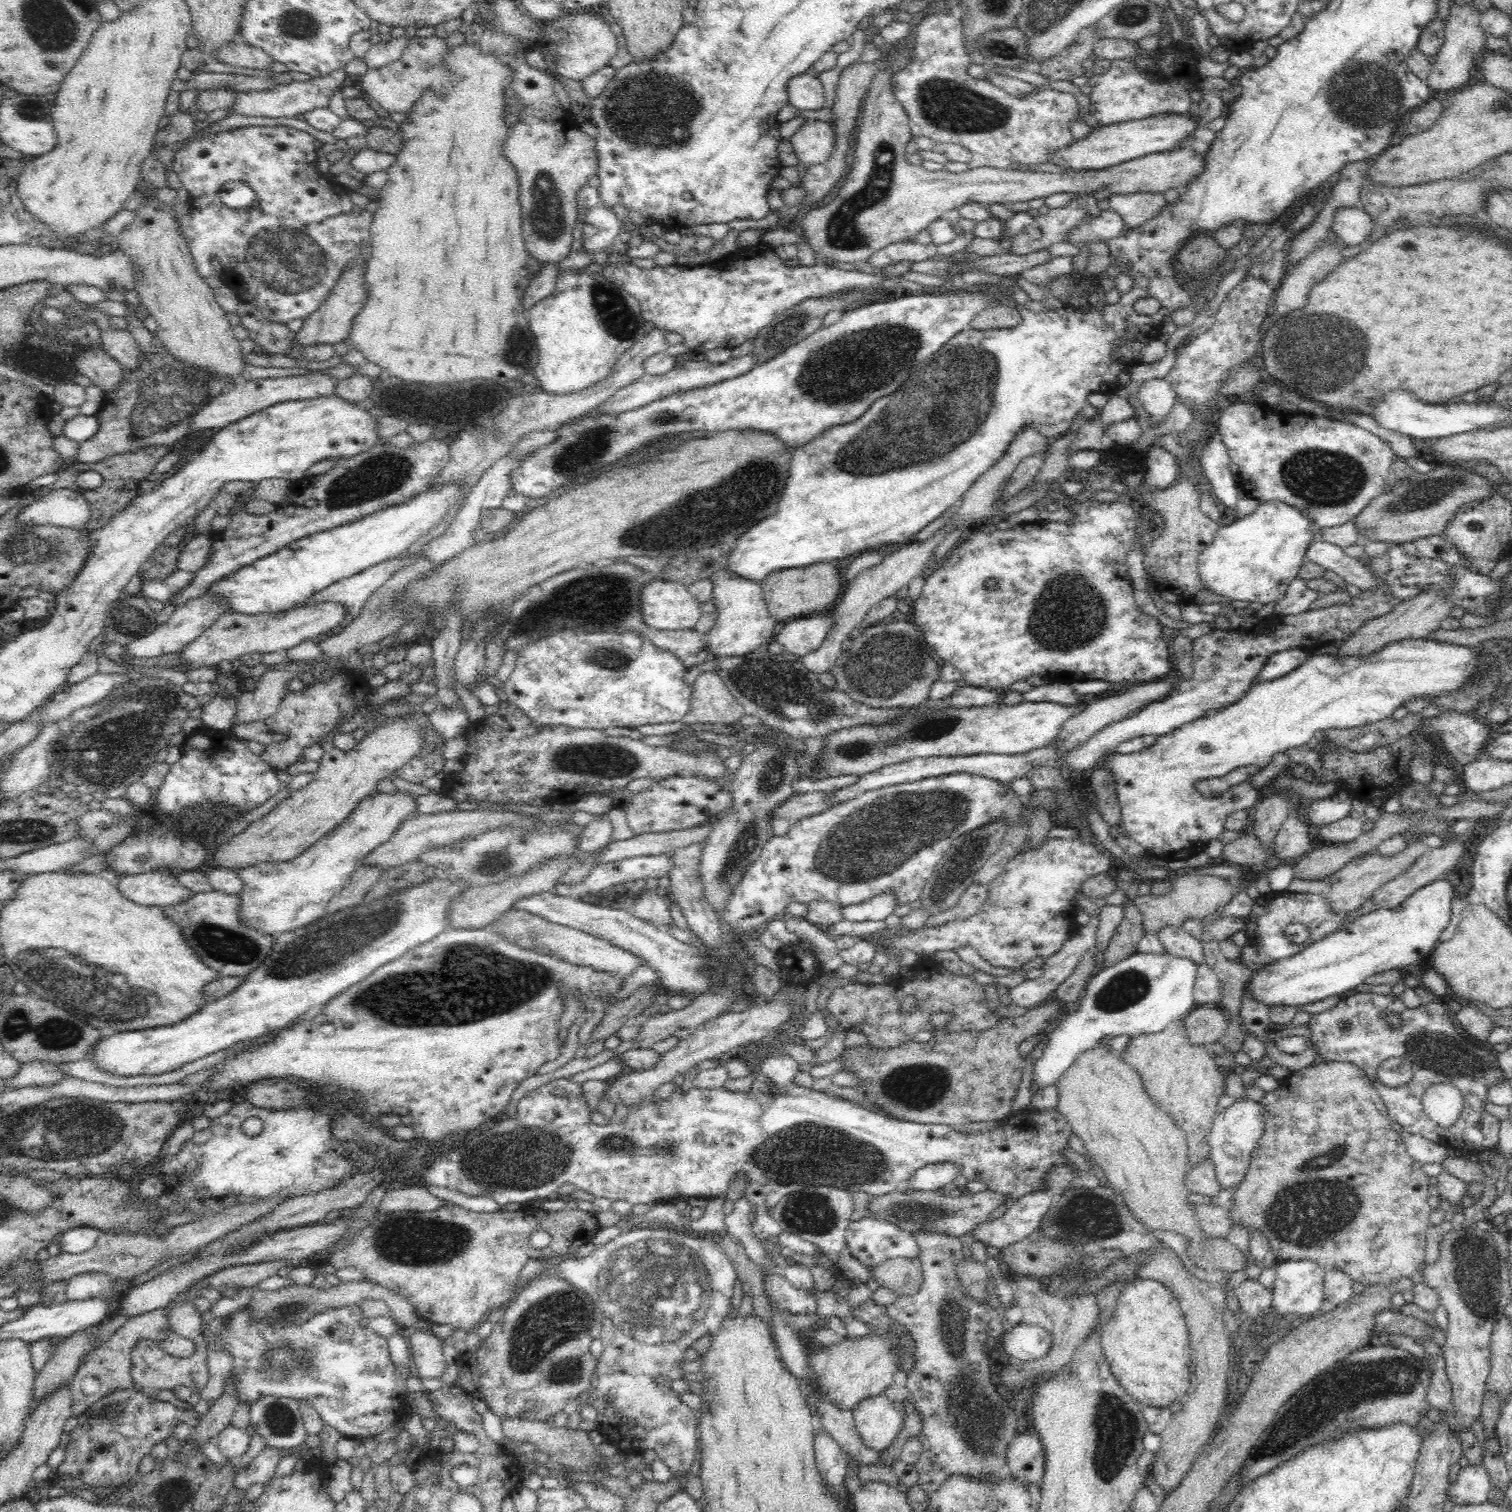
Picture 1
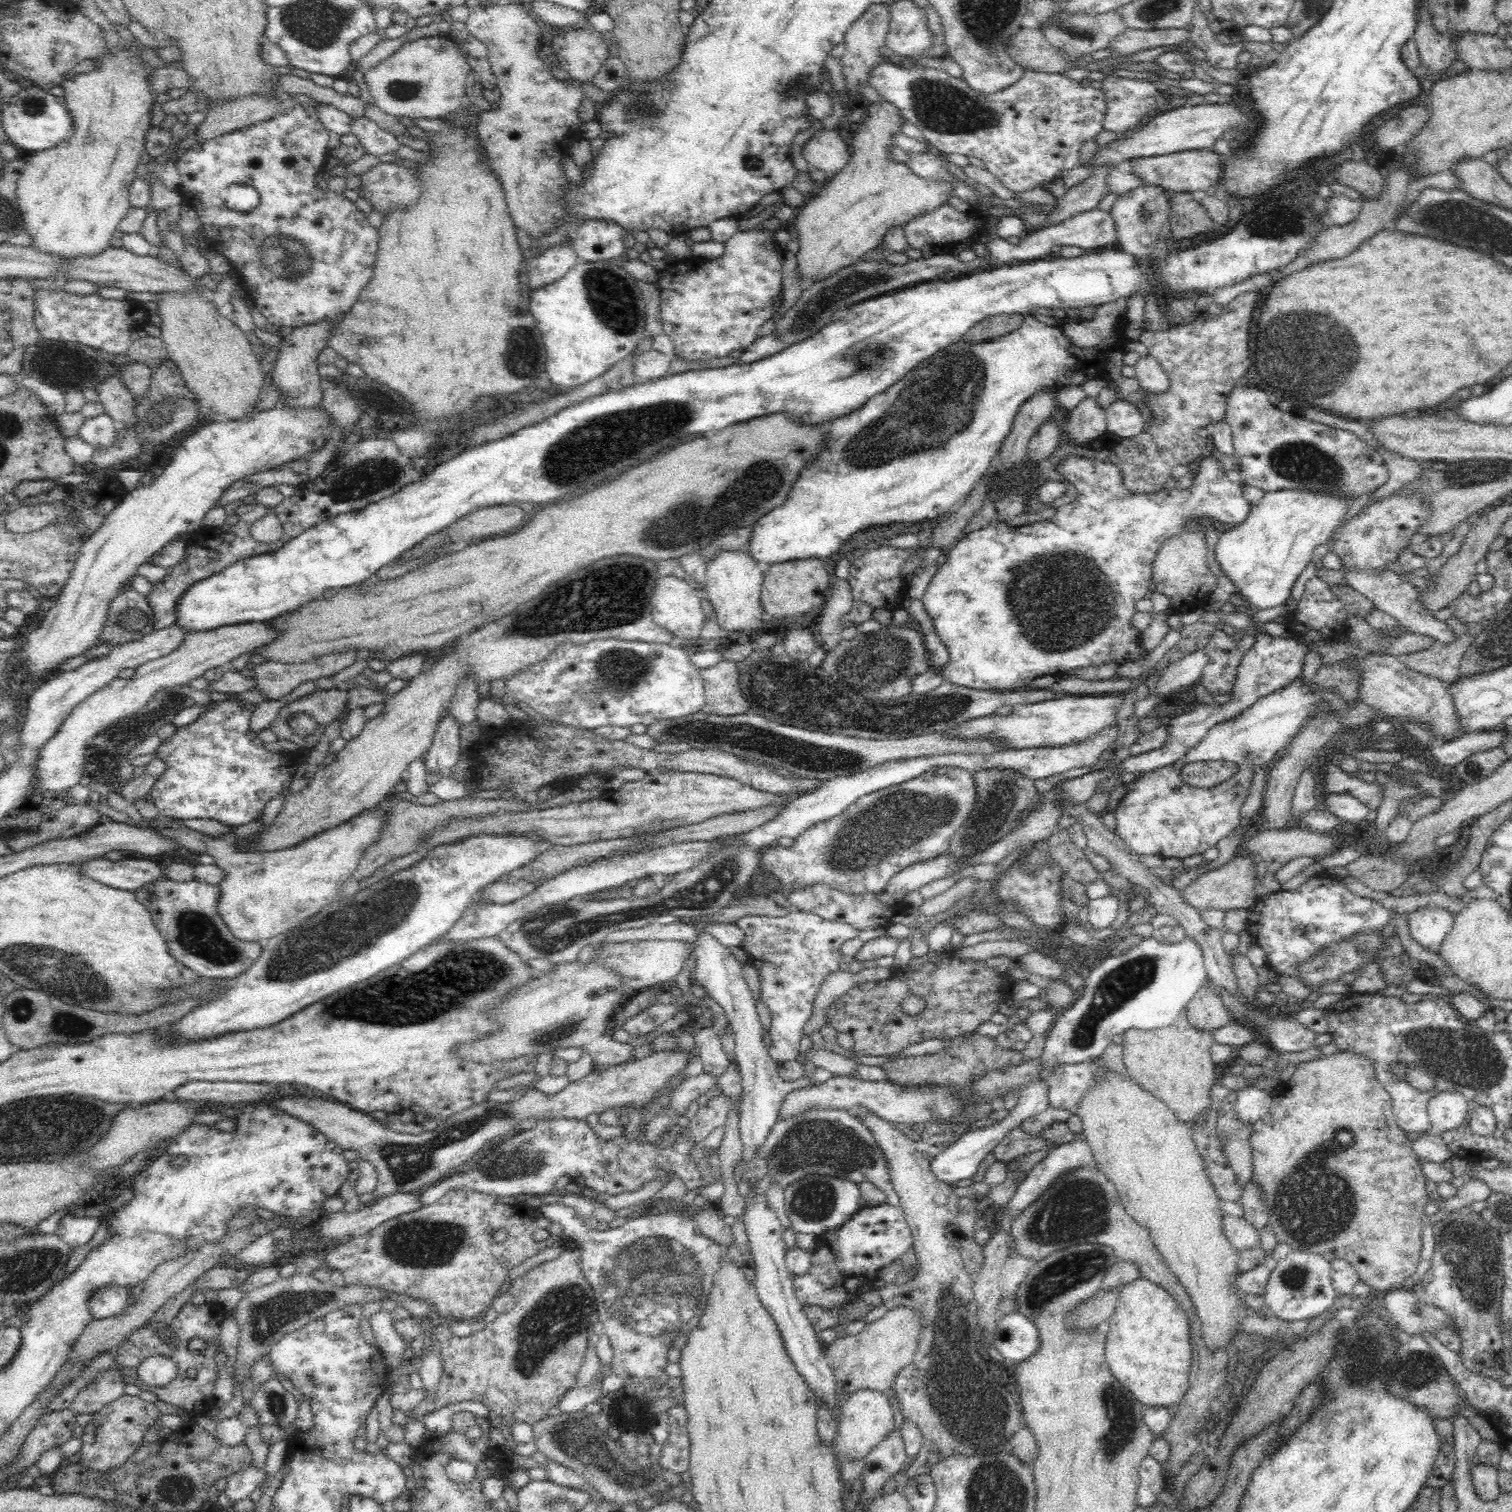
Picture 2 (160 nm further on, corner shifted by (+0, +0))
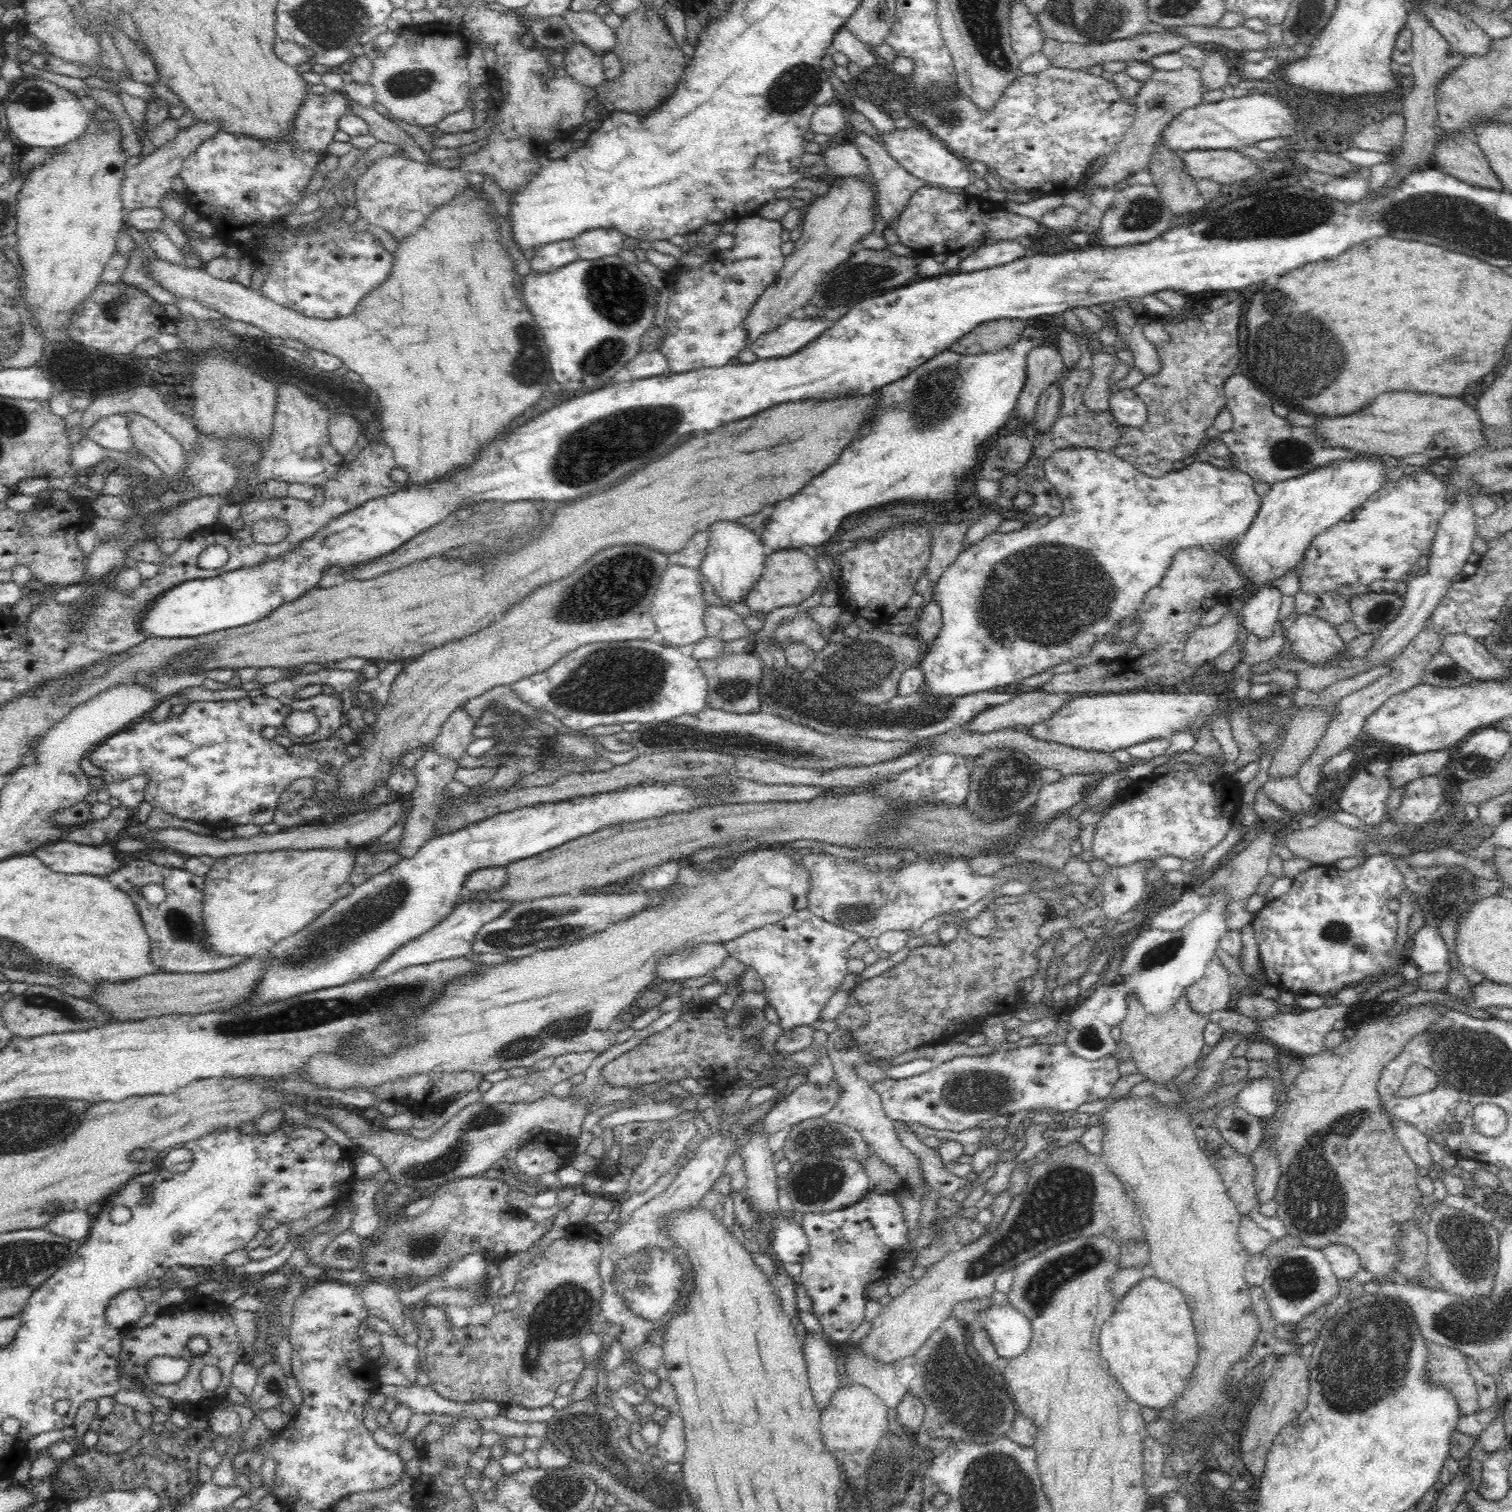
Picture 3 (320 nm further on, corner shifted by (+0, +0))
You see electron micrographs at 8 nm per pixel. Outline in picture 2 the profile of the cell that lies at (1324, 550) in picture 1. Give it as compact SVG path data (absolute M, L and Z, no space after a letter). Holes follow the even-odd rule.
M1389 569L1370 570L1370 572L1345 572L1344 577L1346 577L1346 581L1351 588L1369 598L1378 611L1394 617L1405 628L1405 631L1430 637L1434 639L1434 642L1442 645L1454 642L1454 639L1458 636L1446 622L1434 618L1433 614L1420 604L1419 593L1413 583L1404 582L1398 574Z

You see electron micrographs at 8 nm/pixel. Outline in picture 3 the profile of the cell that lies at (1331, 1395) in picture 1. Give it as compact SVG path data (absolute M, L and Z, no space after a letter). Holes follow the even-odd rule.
M1427 1342L1427 1376L1456 1397L1461 1415L1478 1411L1477 1386L1470 1360L1457 1348Z

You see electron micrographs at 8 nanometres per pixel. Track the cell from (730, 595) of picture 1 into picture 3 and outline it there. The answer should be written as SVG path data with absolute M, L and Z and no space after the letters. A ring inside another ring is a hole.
M732 520L714 522L708 528L706 534L709 538L707 554L699 567L704 580L714 587L716 595L720 596L724 602L742 602L764 571L764 562L767 558L768 550L764 546L761 535L756 534L745 524L740 524L737 520L734 520L734 522Z

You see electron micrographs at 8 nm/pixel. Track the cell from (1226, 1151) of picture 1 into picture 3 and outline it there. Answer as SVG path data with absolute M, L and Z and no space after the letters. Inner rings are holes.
M1265 1077L1249 1081L1236 1097L1237 1106L1261 1119L1271 1117L1279 1103L1279 1096L1275 1093L1275 1083L1278 1082Z

